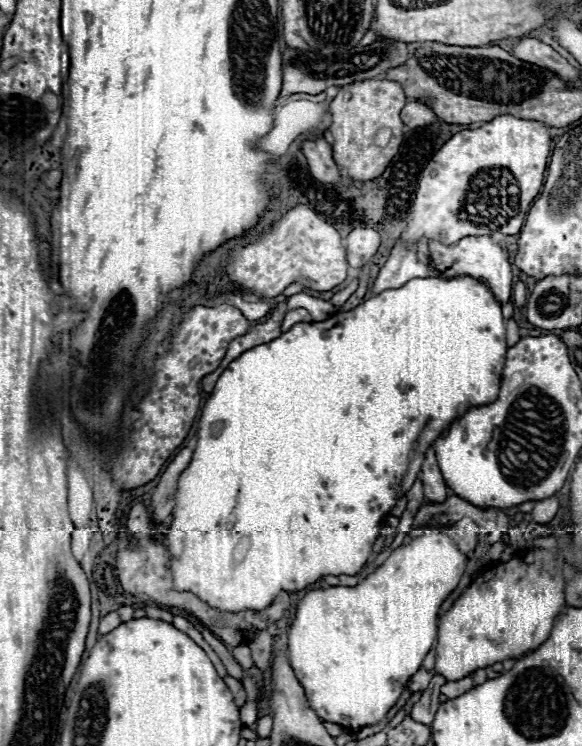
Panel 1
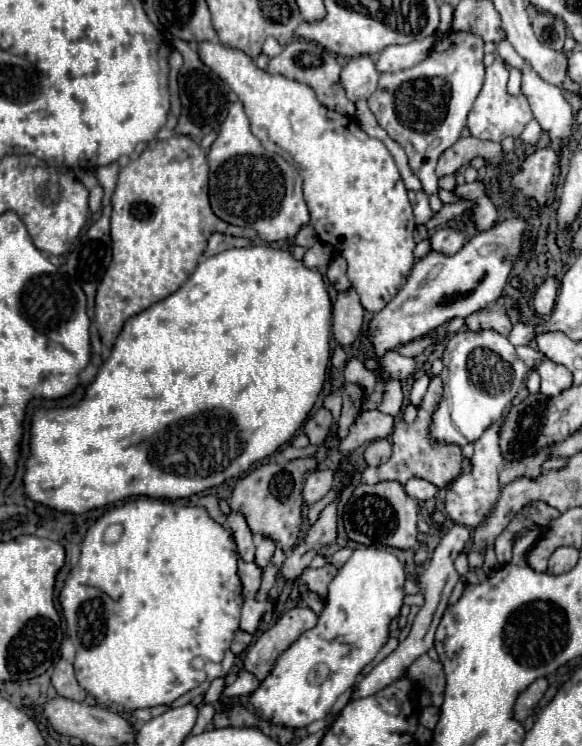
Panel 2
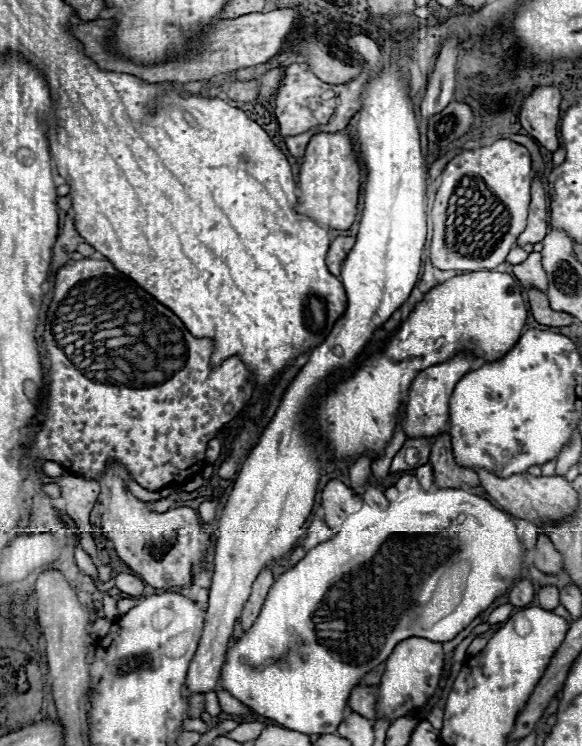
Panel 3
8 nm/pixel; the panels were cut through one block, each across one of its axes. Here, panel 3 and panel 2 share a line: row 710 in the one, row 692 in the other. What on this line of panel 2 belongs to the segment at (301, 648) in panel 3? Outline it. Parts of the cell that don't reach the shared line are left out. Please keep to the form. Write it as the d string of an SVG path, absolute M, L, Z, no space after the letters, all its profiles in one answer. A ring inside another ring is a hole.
M360 546L330 582L326 608L316 628L304 632L276 662L272 674L250 696L262 718L302 728L330 716L340 694L354 686L360 670L388 640L388 626L404 602L406 572L390 548Z

